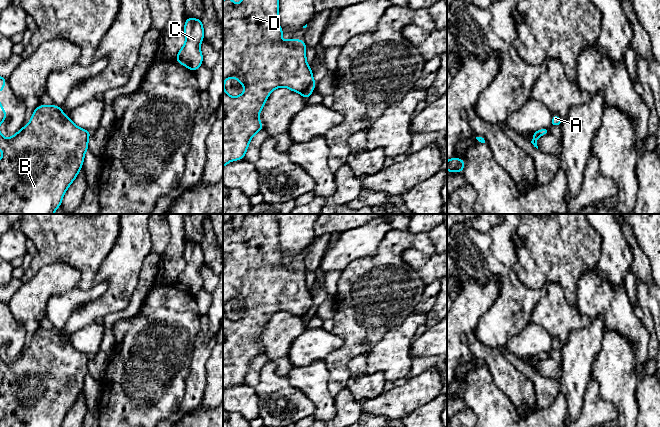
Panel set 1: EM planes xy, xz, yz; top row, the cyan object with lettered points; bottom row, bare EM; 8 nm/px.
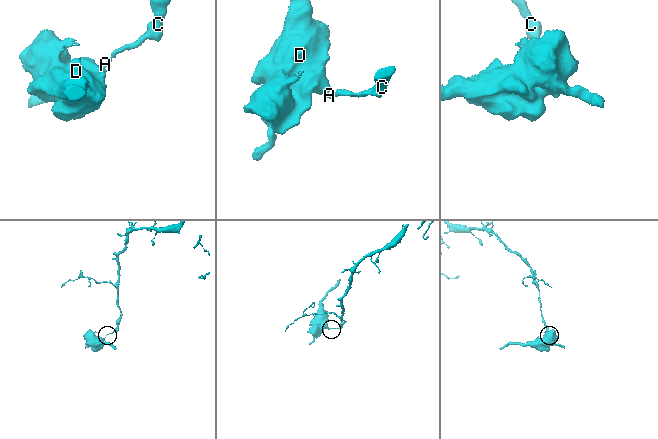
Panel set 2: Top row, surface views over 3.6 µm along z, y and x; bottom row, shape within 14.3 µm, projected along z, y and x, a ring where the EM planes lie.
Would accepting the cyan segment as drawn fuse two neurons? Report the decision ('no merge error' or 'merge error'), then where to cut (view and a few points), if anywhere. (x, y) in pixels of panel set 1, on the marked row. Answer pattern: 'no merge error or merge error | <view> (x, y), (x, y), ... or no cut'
merge error | xz (313, 80), (301, 93)

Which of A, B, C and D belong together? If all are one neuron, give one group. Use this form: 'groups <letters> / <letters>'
groups A C / B D

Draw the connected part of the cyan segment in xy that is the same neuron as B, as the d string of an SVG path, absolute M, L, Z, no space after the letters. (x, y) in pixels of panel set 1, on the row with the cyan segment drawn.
M39 105L33 112L28 125L12 135L10 139L5 139L0 132L0 149L3 156L0 160L0 214L53 214L60 207L64 193L75 180L84 161L84 154L88 150L89 135L86 130L76 126L69 117L66 117L61 107L56 105L45 106Z

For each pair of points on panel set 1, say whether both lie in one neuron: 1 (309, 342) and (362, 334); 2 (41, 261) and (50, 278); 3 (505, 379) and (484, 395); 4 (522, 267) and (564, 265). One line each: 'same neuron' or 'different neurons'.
1: different neurons
2: different neurons
3: different neurons
4: same neuron

